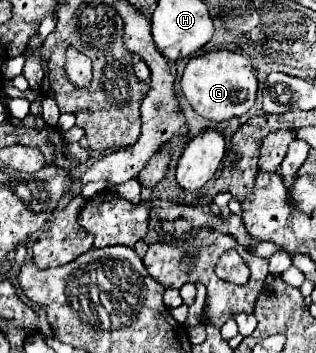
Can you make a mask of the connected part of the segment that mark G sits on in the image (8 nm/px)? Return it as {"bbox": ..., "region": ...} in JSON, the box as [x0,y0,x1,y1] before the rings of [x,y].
{"bbox":[181,51,257,121],"region":[[[209,51],[193,55],[181,75],[181,93],[187,103],[203,117],[211,121],[225,121],[229,117],[241,117],[255,103],[257,77],[251,61],[233,51]]]}

